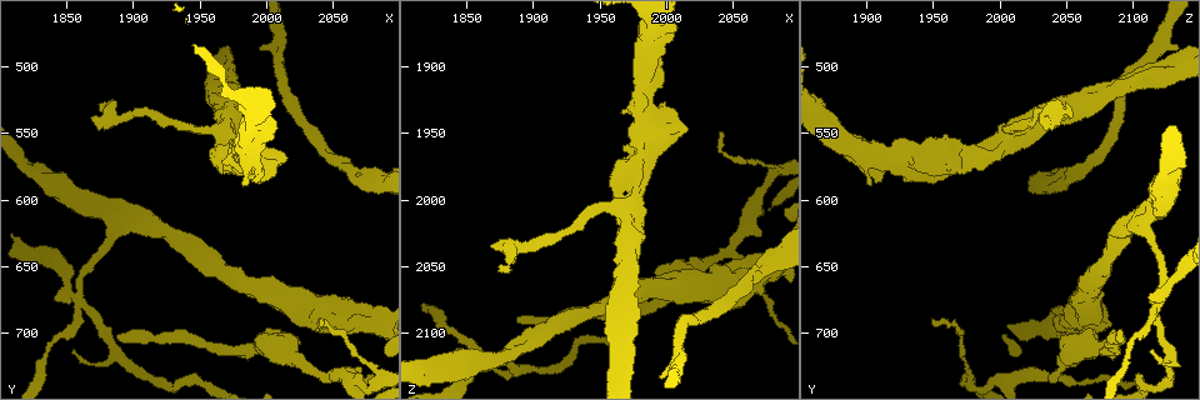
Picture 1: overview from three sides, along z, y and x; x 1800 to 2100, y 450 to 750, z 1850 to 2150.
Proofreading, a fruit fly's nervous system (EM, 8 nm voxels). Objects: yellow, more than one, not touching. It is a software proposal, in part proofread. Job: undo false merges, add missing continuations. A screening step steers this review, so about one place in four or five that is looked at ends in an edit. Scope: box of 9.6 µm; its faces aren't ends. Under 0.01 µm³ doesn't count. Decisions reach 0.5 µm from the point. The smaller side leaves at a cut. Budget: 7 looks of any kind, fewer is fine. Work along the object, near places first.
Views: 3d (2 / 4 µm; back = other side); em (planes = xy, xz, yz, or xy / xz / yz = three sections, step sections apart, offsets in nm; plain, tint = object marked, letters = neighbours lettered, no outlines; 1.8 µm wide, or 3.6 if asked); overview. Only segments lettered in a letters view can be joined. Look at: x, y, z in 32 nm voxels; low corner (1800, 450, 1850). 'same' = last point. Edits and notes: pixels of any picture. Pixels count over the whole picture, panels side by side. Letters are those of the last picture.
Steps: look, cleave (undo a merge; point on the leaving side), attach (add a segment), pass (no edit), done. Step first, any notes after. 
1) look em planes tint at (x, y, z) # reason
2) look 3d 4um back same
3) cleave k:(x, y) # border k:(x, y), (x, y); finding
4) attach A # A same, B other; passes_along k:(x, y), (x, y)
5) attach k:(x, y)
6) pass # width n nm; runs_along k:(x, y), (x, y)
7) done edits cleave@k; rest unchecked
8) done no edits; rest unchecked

look 3d 4um at (1888, 540, 2038)

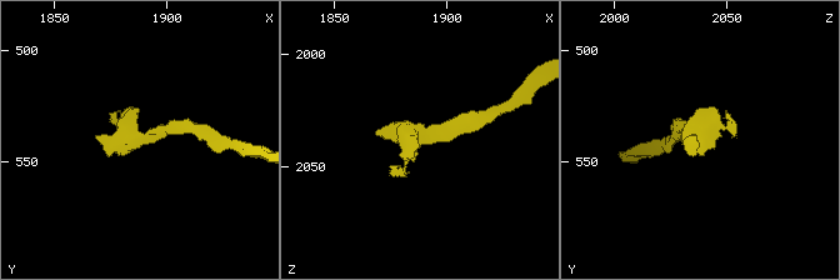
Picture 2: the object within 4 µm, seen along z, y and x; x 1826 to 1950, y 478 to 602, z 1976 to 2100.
look em xy step 8 tint at (1885, 538, 2037)

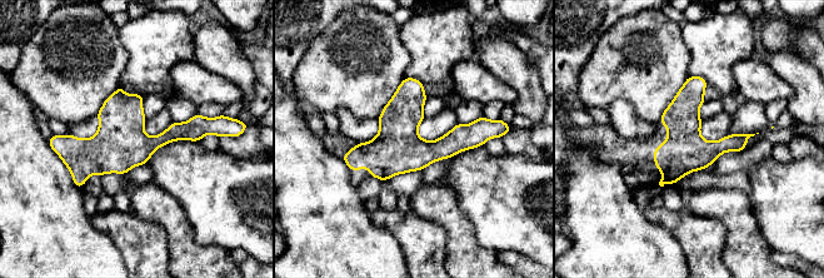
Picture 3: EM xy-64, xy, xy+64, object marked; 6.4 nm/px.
look em planes letters same

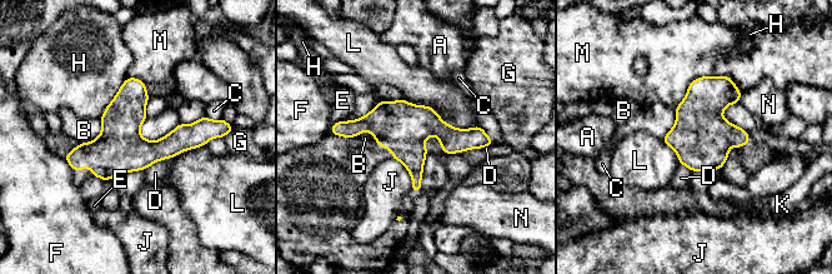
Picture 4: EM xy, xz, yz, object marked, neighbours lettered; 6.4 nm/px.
pass # A other, B other, C other, D other, E other, F other, G other, H other, J other, K other, L other, M other, N other; one neuron here

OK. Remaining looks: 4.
look 3d 2um at (2016, 568, 1946) # thick end

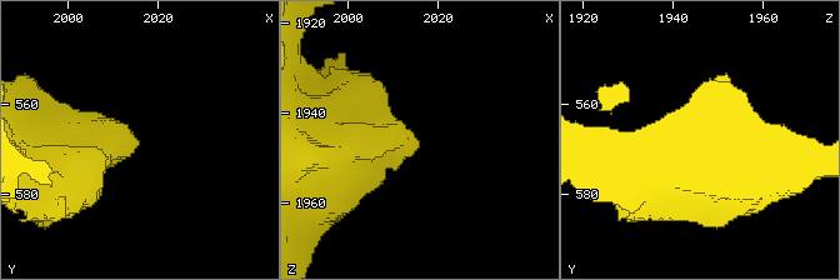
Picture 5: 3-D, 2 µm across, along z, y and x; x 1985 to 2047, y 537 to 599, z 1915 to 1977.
look em yz step 16 letters at (2016, 568, 1948)

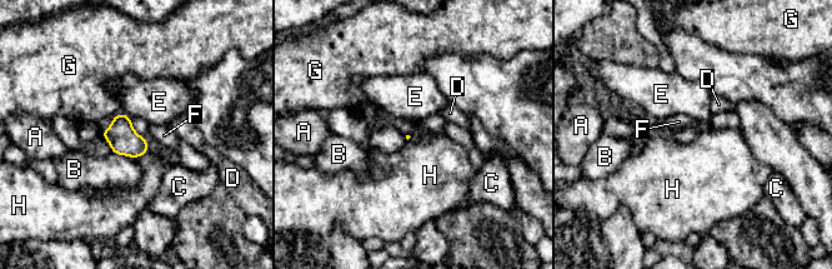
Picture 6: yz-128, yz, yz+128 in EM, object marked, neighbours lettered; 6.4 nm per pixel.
look em planes letters same

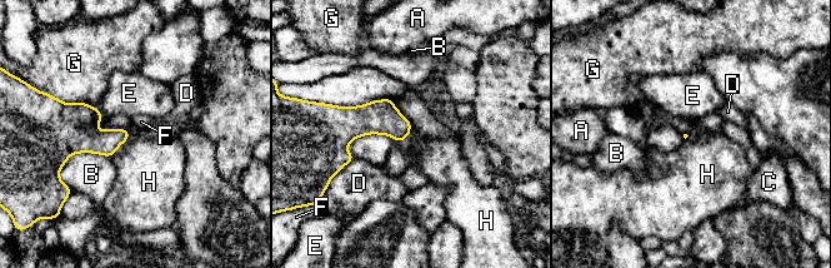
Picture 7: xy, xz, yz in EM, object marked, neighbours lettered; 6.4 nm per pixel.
pass # A other, B other, C other, D other, E other, F other, G other, H other; border 7:(130, 134), (111, 157); none of them fits

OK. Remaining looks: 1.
done no edits; rest unchecked

